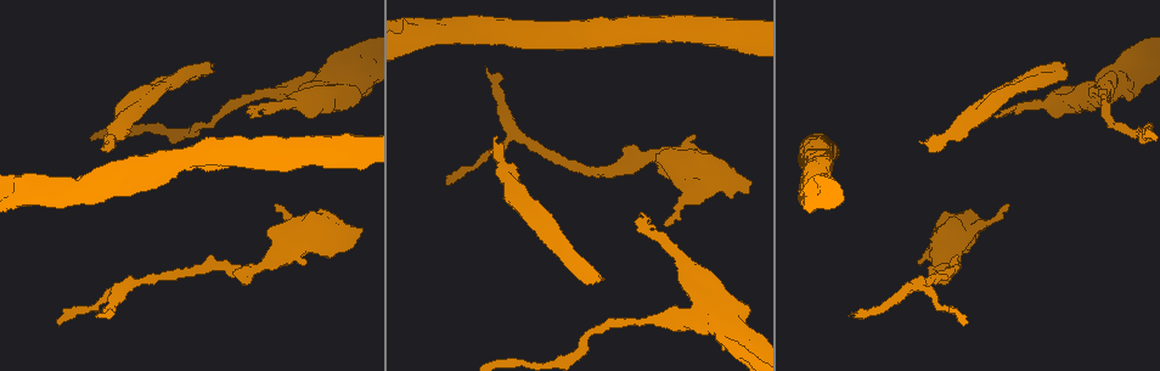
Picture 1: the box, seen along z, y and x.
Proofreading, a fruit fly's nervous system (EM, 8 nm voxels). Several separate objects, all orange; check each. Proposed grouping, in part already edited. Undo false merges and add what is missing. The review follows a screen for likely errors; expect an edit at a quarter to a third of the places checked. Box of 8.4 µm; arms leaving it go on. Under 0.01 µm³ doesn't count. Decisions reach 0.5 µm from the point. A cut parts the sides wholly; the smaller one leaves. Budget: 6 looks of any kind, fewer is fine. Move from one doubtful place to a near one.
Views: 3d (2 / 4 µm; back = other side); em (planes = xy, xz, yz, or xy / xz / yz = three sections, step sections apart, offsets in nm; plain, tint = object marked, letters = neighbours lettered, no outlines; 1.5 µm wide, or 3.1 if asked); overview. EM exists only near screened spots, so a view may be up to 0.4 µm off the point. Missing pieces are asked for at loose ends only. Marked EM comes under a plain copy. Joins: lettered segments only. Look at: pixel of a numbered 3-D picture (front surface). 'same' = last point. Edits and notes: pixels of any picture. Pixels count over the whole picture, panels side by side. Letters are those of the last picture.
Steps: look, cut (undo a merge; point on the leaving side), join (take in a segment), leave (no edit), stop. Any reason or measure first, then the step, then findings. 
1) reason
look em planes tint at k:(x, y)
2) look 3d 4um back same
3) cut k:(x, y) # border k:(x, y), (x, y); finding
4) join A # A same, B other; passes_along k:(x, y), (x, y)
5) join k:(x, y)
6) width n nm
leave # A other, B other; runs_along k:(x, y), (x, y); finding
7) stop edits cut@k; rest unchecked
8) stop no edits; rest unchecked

branch stops here
look 3d 4um at 1:(211, 64)

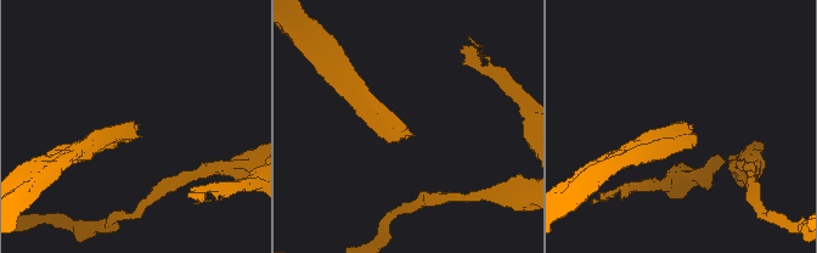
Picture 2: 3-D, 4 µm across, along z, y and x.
need the tissue
look em planes letters at 2:(411, 133)

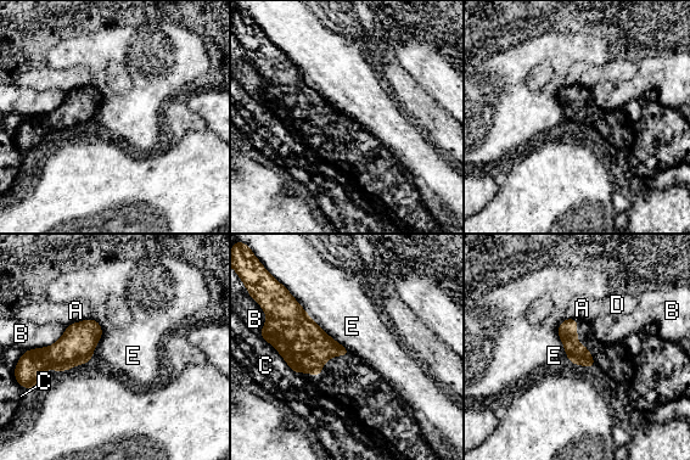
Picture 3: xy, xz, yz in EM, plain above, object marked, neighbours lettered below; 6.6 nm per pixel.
leave # A other, B other, C other, D other, E other; border 3:(91, 318), (101, 337), (89, 360); no lettered segment goes on from it

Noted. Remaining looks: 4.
branch stops here
look 3d 4um back at 1:(450, 183)

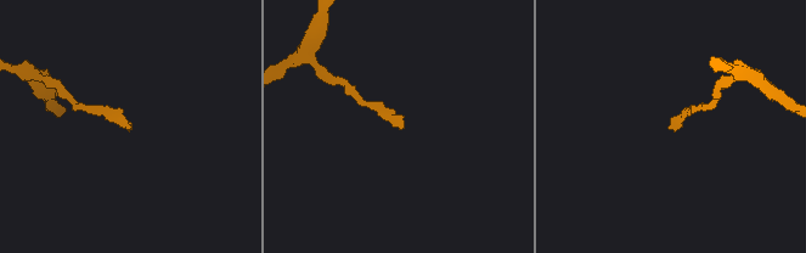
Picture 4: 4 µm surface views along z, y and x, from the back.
now the EM
look em xy step 4 tint at 4:(401, 129)

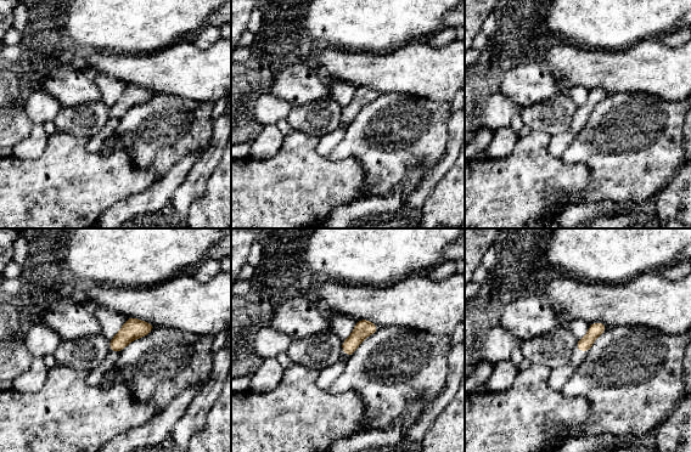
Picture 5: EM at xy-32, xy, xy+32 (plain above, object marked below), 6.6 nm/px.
look em planes letters same

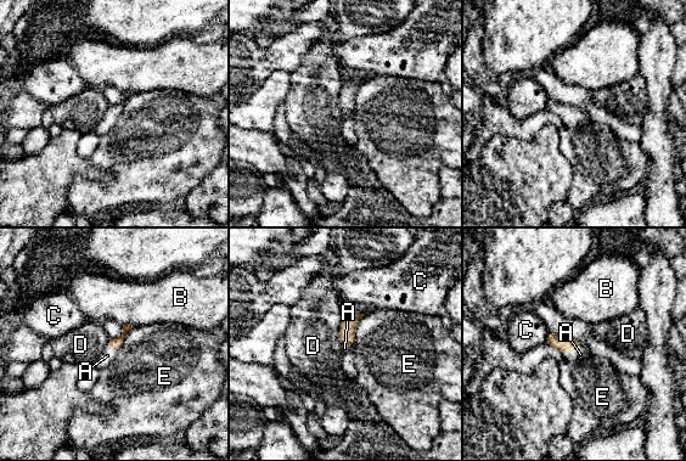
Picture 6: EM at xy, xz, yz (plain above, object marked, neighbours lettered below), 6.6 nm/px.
join A # A same, B other, C other, D other, E other; passes_along 6:(563, 344), (572, 349), (580, 354); it goes on there

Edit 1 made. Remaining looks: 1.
stop edits join@6; rest unchecked

